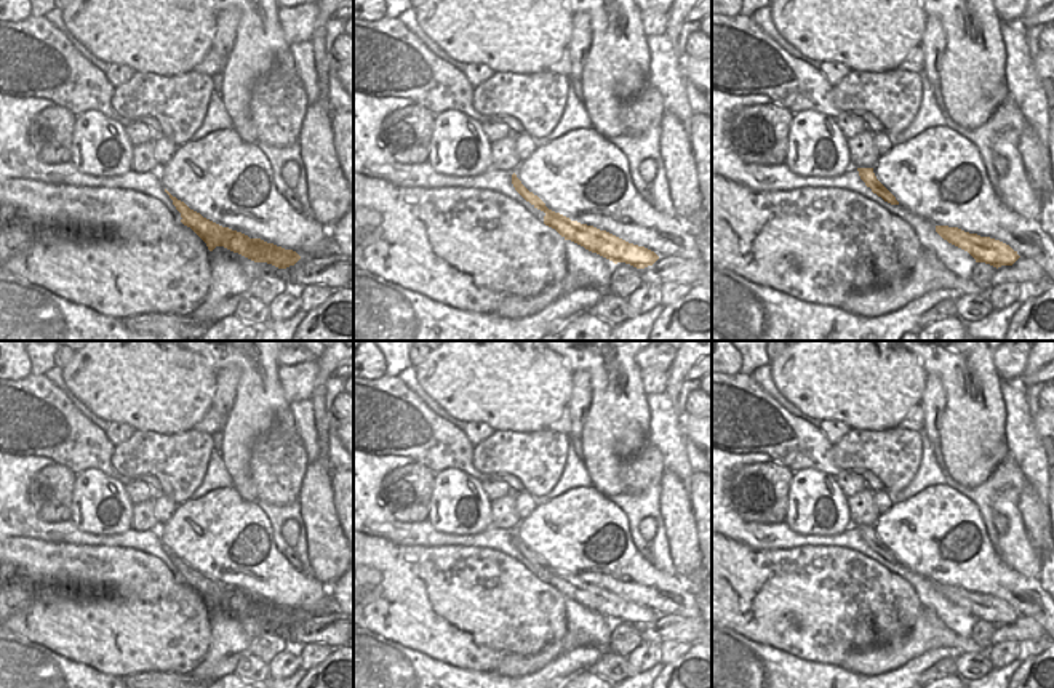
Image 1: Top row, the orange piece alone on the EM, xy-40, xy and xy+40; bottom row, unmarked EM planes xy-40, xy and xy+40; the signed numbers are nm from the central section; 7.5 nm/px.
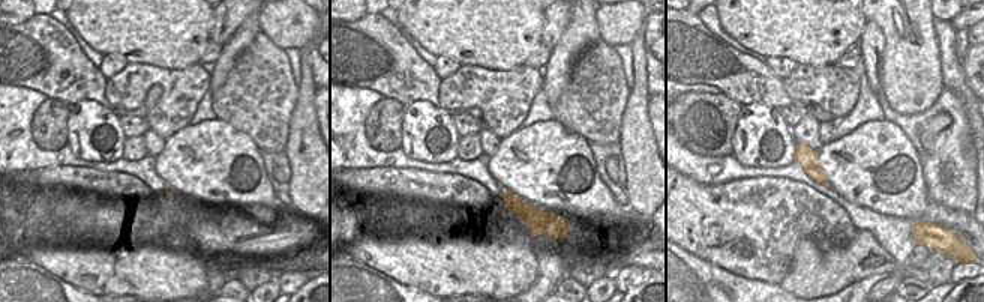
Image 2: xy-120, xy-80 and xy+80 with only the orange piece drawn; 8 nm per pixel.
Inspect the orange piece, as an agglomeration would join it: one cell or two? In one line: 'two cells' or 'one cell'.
one cell

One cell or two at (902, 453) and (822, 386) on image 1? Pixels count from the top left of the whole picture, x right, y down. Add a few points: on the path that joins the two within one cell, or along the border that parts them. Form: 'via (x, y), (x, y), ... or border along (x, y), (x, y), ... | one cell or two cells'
border along (898, 426), (890, 429), (851, 429) | two cells

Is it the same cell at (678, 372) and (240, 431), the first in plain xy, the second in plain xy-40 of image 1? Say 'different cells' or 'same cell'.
different cells

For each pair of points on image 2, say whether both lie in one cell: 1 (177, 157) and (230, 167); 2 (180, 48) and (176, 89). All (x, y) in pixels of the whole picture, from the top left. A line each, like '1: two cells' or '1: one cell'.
1: one cell
2: two cells

